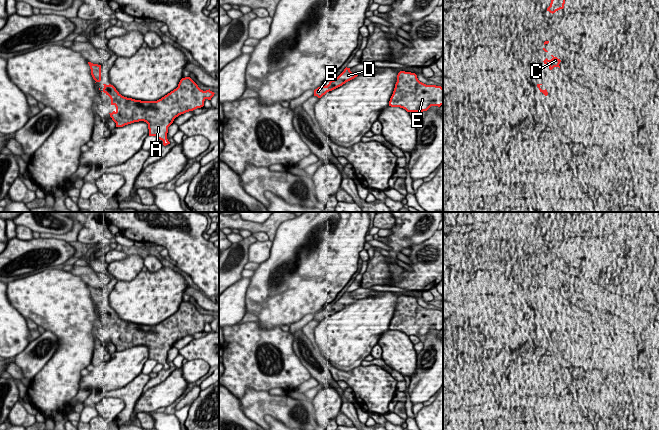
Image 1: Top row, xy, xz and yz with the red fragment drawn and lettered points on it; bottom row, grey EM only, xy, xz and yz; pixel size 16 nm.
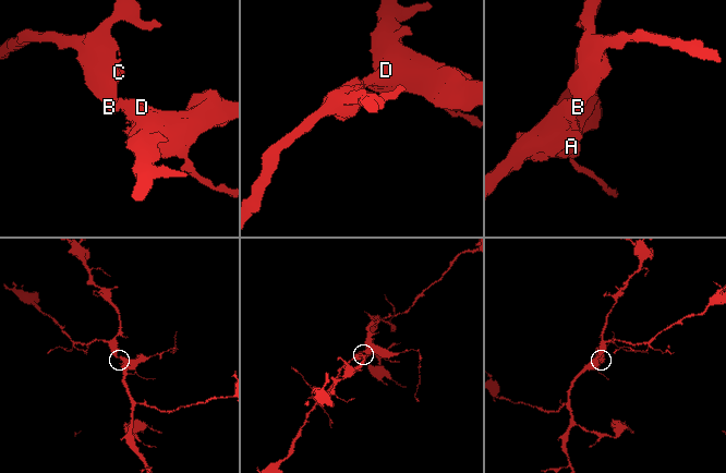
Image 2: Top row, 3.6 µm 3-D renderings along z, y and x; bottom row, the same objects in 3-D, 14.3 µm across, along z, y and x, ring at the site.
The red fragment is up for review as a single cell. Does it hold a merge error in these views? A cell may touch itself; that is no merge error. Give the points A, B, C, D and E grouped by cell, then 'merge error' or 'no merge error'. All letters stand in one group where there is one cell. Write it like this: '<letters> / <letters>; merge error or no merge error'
A B C D E; no merge error

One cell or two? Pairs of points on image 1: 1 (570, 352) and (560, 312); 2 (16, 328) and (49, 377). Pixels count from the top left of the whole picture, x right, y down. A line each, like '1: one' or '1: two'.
1: one
2: two

